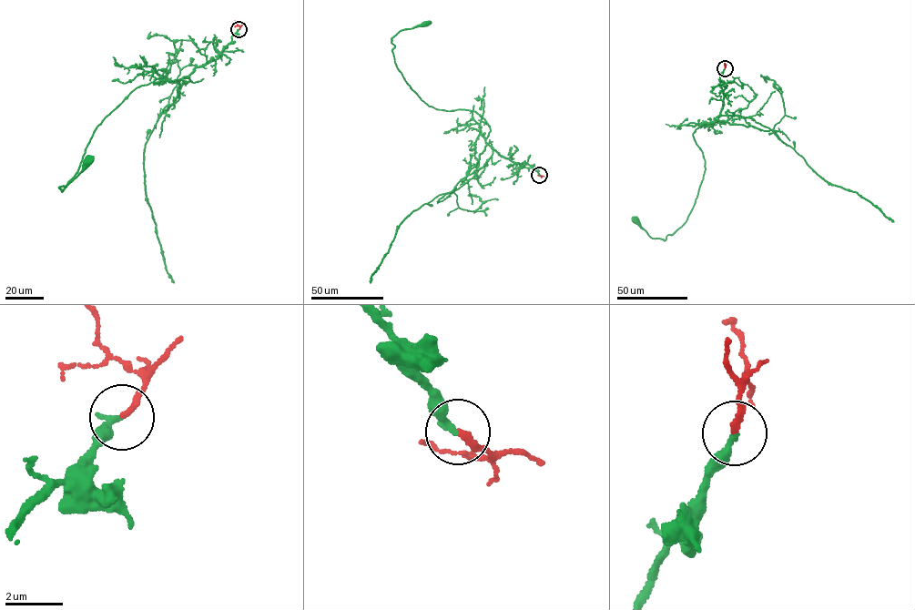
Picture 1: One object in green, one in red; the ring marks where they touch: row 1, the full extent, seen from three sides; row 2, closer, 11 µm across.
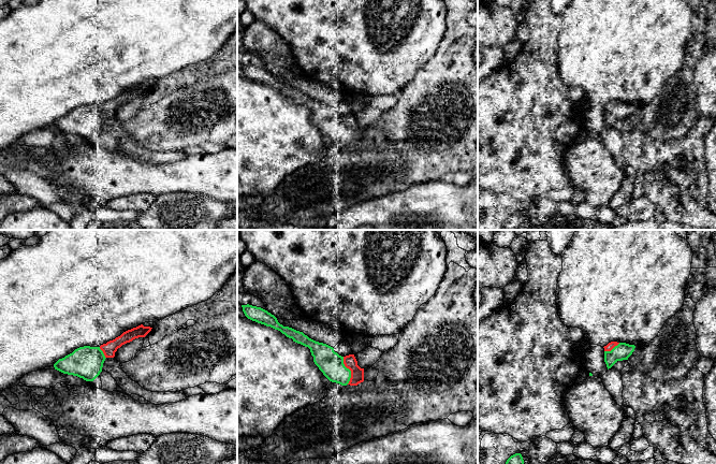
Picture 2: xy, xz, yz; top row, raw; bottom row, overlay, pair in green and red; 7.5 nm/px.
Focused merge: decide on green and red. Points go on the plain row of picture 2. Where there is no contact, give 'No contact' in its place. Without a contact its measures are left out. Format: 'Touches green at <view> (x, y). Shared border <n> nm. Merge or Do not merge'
Touches green at xz (350, 130). Shared border 220 nm. Merge

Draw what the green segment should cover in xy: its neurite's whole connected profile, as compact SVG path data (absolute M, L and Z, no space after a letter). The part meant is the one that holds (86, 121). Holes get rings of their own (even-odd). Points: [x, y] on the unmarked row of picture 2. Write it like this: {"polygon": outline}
{"polygon": "M141 84L100 106L79 106L72 113L59 118L54 127L63 133L77 135L86 141L93 141L102 131L106 117L114 117L118 107L135 98L145 97L151 88Z"}

